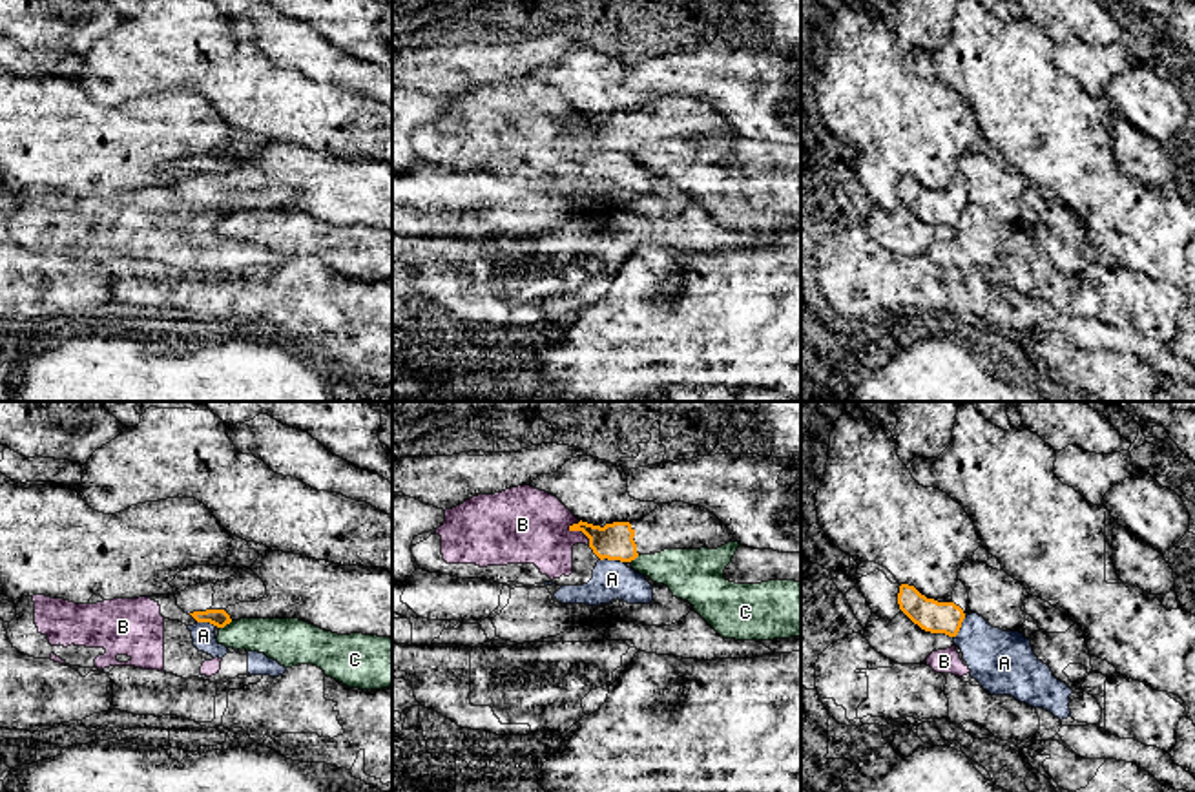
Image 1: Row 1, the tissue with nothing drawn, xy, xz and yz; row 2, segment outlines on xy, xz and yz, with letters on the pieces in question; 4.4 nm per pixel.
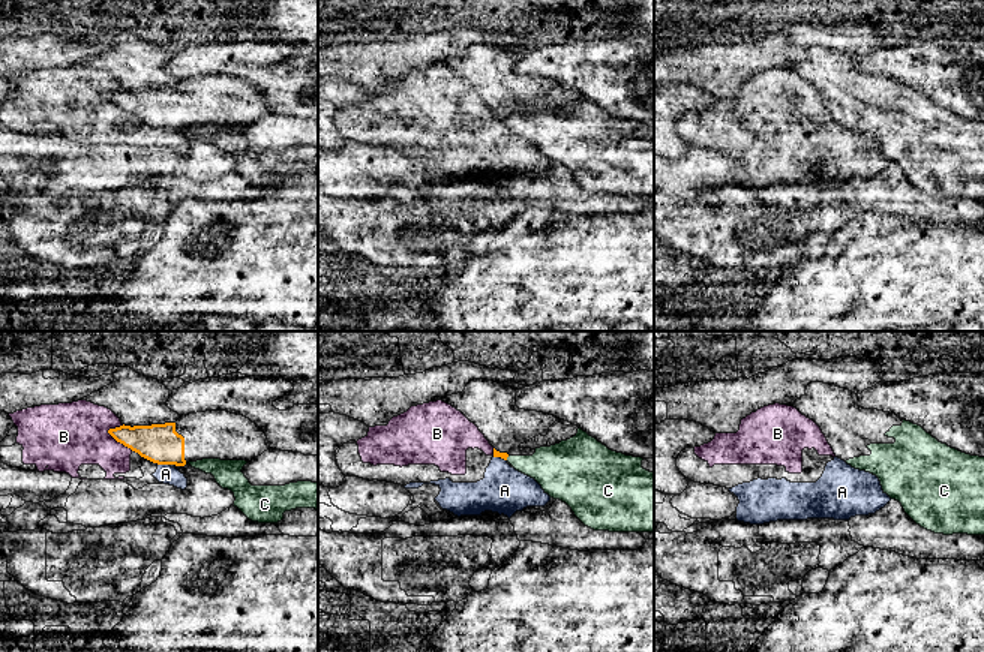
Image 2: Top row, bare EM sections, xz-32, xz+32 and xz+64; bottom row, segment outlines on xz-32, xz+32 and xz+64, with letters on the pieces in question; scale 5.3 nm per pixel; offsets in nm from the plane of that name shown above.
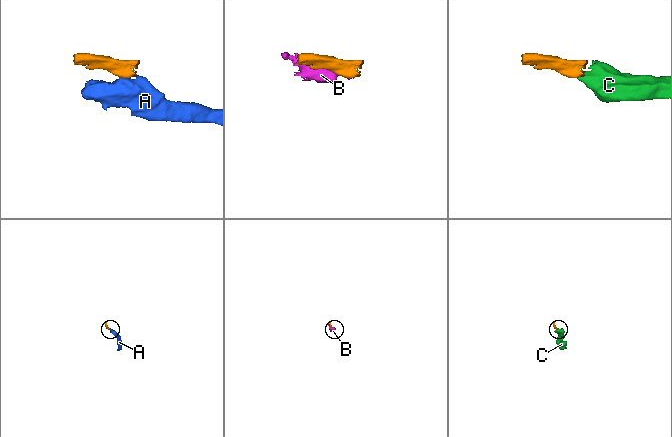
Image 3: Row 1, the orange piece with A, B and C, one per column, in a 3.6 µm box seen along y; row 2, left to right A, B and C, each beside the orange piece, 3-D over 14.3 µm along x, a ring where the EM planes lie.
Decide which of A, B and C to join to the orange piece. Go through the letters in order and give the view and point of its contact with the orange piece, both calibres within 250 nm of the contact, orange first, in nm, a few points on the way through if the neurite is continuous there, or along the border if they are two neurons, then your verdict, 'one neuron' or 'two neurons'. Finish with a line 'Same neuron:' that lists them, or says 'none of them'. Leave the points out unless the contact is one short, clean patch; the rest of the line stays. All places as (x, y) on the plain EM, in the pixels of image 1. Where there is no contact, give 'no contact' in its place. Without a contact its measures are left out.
A: meets orange in xz at (612, 150); 160 nm thick on the orange side, 180 nm on the other; border along xz (601, 150), (619, 150), (623, 154); two neurons
B: meets orange in xz at (581, 121); 160 nm thick on the orange side, 340 nm on the other; two neurons
C: meets orange in xy at (227, 214); 80 nm thick on the orange side, 190 nm on the other; border along xy (232, 212), (221, 219); two neurons
Same neuron: none of them

